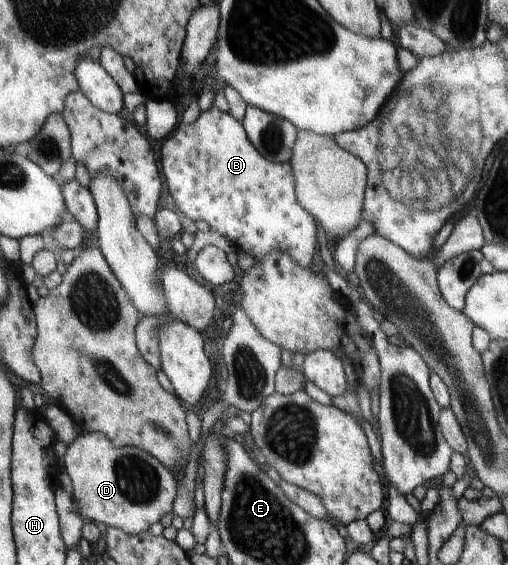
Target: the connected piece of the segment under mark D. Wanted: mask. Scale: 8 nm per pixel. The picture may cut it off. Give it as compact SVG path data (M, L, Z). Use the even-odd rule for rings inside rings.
M86 431L67 447L63 462L84 520L135 535L172 513L177 488L175 475L144 450L116 447L105 434Z

